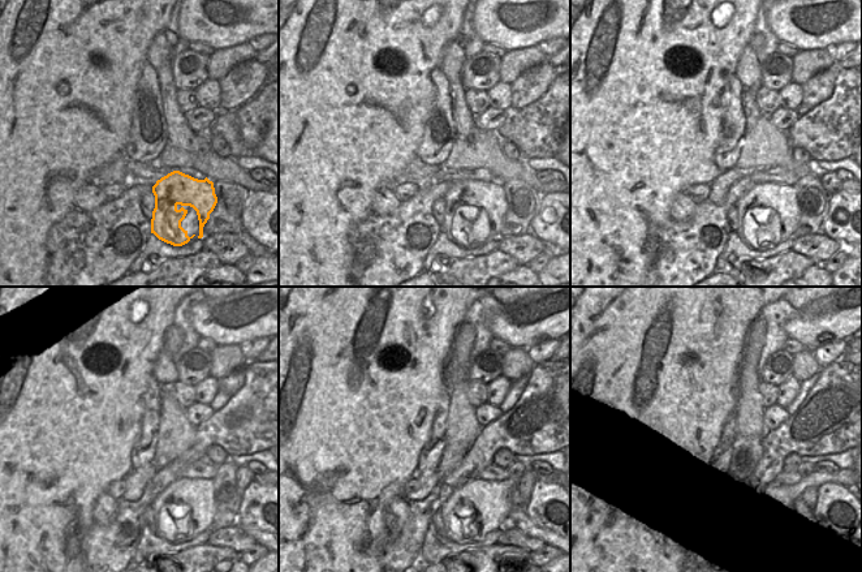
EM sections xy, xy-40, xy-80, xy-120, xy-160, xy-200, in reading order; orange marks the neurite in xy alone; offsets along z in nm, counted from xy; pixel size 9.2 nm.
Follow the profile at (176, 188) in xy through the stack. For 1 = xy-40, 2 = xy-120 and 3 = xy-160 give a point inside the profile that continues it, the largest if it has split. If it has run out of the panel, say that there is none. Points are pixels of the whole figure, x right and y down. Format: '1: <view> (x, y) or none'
1: xy-40 (487, 196)
2: xy-120 (197, 494)
3: xy-160 (479, 507)

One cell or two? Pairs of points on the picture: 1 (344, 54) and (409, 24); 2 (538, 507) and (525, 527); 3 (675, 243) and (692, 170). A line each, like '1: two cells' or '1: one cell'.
1: one cell
2: two cells
3: two cells

